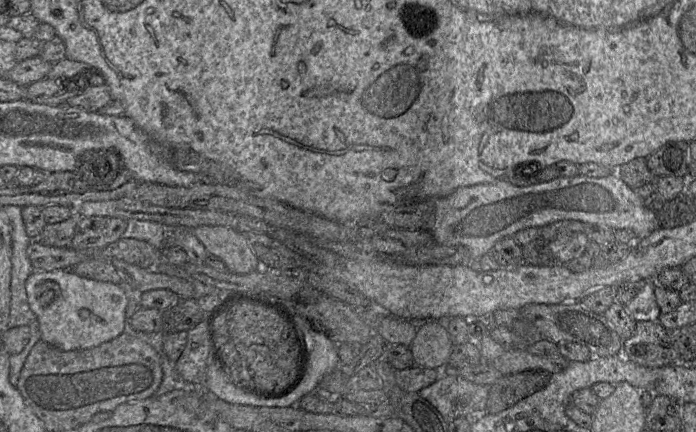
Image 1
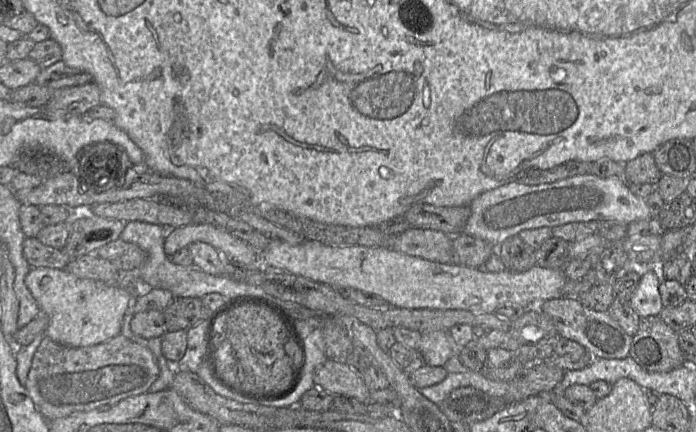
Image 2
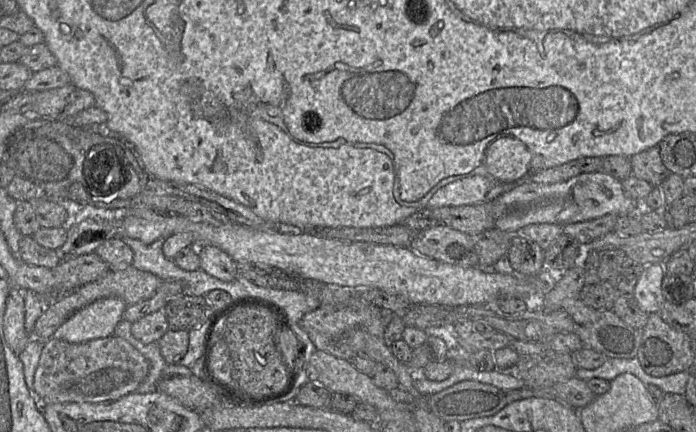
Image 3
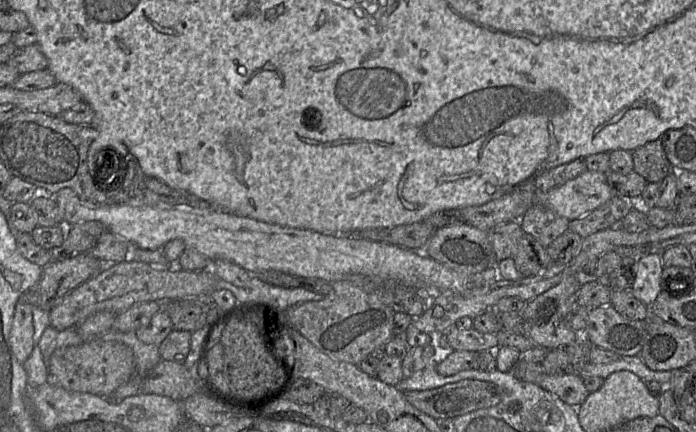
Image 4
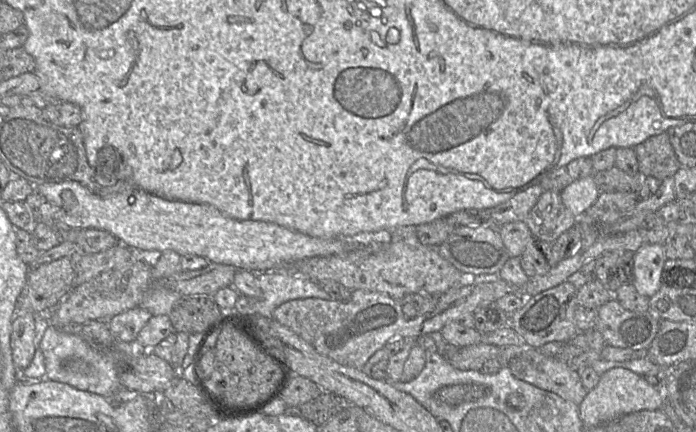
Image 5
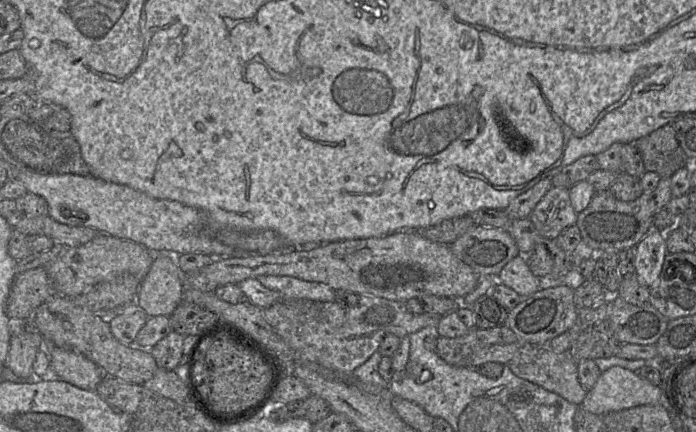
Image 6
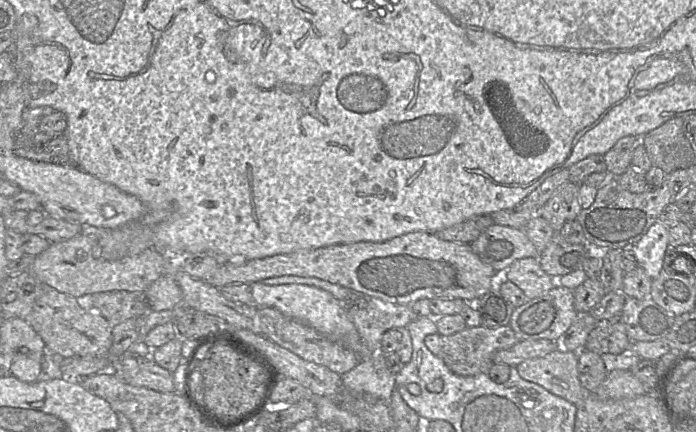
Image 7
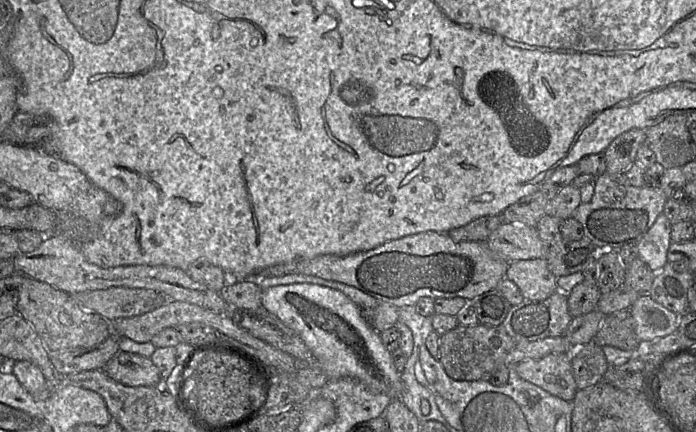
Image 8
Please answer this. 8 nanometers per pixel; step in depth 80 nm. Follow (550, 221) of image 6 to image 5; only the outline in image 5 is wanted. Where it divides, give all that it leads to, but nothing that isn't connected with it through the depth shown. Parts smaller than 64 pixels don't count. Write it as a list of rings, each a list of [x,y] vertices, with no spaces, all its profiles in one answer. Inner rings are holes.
[[[545,190],[524,222],[532,236],[552,243],[573,227],[577,219],[563,204],[560,192]]]

